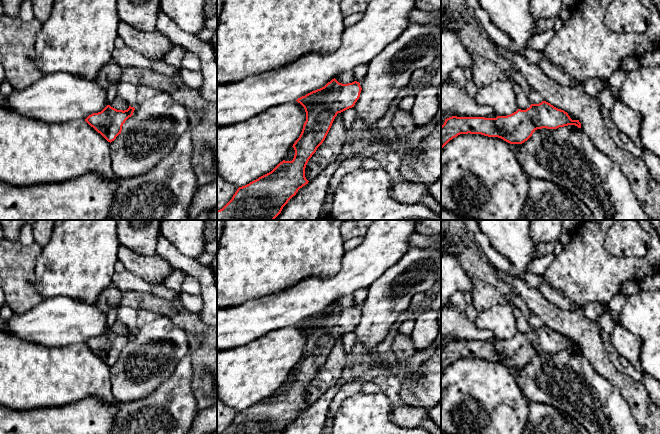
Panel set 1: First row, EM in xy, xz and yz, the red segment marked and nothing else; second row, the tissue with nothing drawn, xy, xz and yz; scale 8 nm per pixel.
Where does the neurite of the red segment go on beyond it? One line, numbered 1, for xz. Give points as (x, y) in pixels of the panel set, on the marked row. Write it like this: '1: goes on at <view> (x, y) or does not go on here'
1: does not go on here

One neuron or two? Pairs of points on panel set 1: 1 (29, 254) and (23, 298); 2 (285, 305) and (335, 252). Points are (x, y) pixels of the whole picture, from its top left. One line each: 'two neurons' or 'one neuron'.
1: one neuron
2: two neurons

